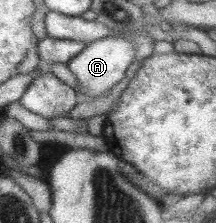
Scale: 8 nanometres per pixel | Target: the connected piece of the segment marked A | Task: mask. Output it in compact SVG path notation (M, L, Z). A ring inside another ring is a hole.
M104 37L88 42L76 56L72 57L66 67L76 79L75 92L78 94L78 103L90 101L93 97L106 94L125 76L124 73L136 56L136 45L128 39Z

